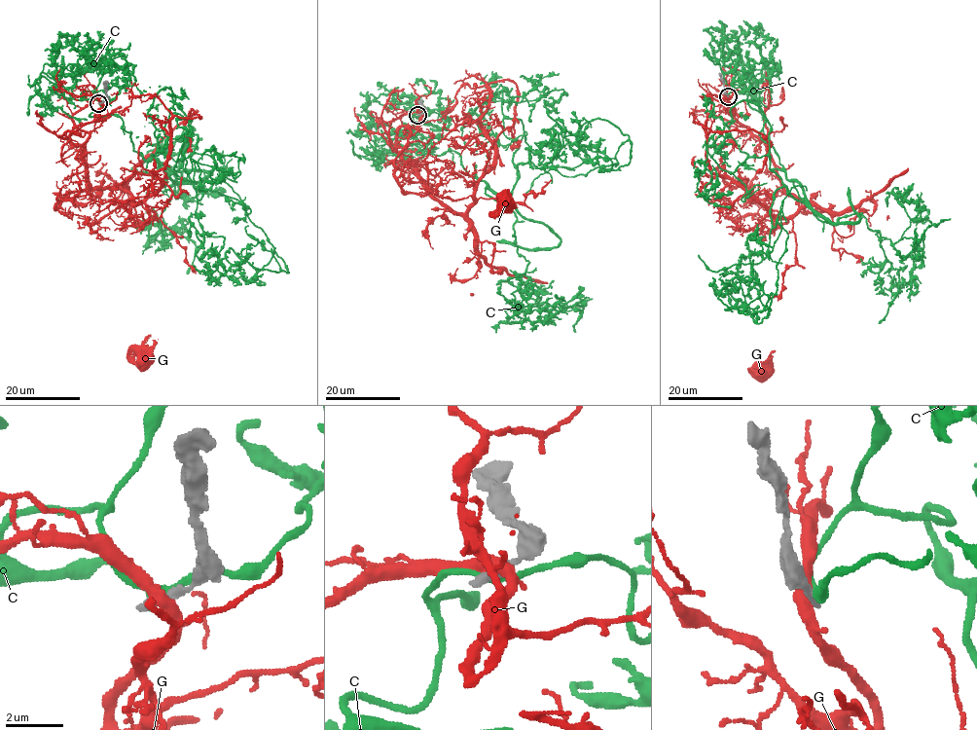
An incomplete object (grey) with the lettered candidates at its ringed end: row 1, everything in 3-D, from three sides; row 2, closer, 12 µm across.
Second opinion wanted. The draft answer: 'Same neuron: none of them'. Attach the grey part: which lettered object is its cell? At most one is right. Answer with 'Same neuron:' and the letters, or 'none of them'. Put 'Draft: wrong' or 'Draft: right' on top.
Draft: right
Same neuron: none of them

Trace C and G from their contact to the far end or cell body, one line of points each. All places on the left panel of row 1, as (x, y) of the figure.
C: (102, 101), (81, 93), (166, 174), (182, 161), (199, 200), (236, 199), (288, 273), (212, 272), (199, 211)
G: (101, 102), (68, 139), (83, 148), (86, 182), (120, 186), (156, 214), (192, 272), (144, 358)

